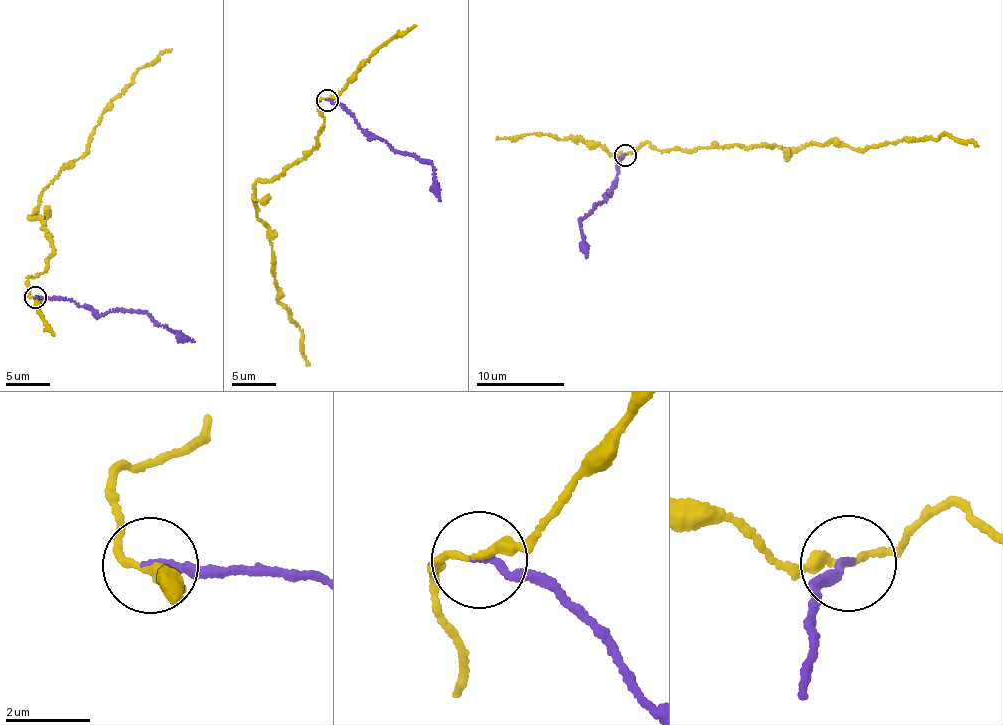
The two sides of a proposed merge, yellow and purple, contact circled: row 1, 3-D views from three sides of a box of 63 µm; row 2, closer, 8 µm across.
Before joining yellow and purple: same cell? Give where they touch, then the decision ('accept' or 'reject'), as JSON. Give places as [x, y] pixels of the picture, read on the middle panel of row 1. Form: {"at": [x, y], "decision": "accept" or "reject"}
{"at": [327, 100], "decision": "reject"}

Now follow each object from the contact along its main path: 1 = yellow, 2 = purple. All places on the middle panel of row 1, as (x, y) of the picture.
1: (327, 100), (318, 101), (318, 147), (254, 187), (277, 302), (299, 328), (309, 365)
2: (327, 100), (343, 106), (360, 128), (394, 149), (431, 163), (440, 201)

